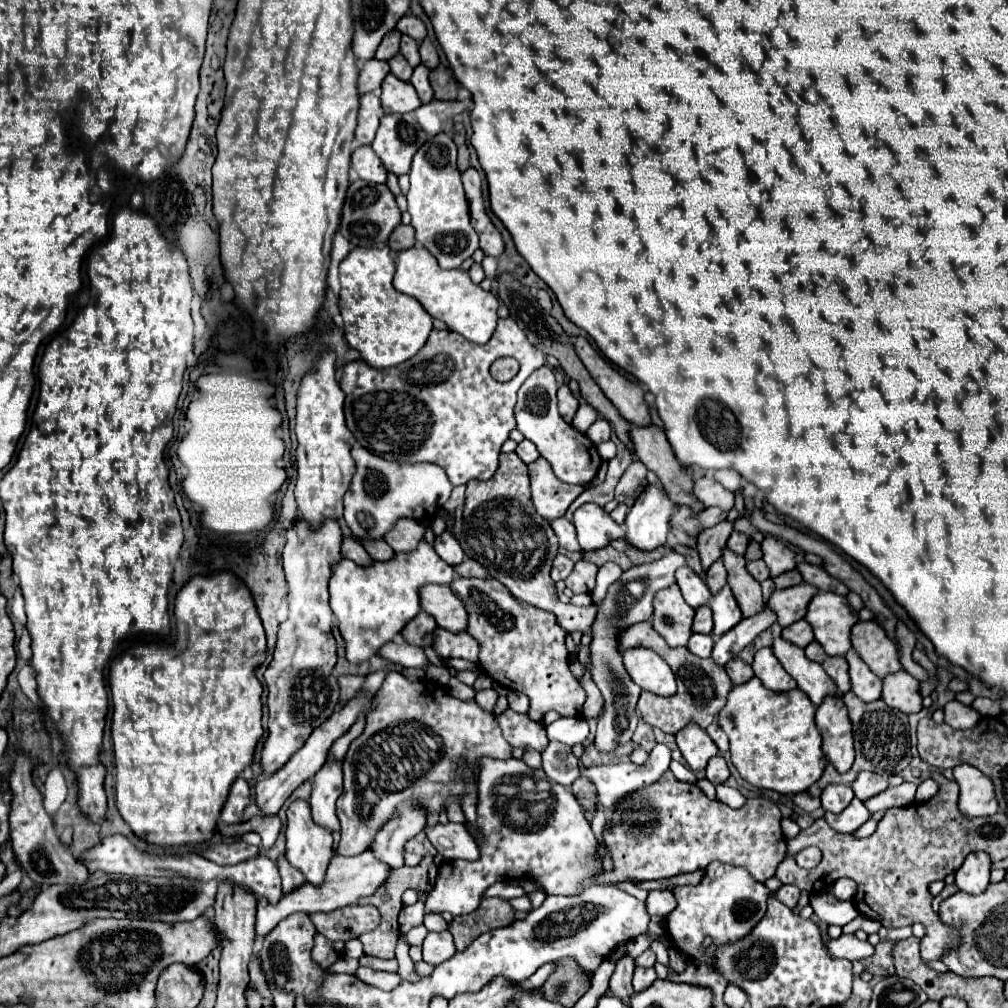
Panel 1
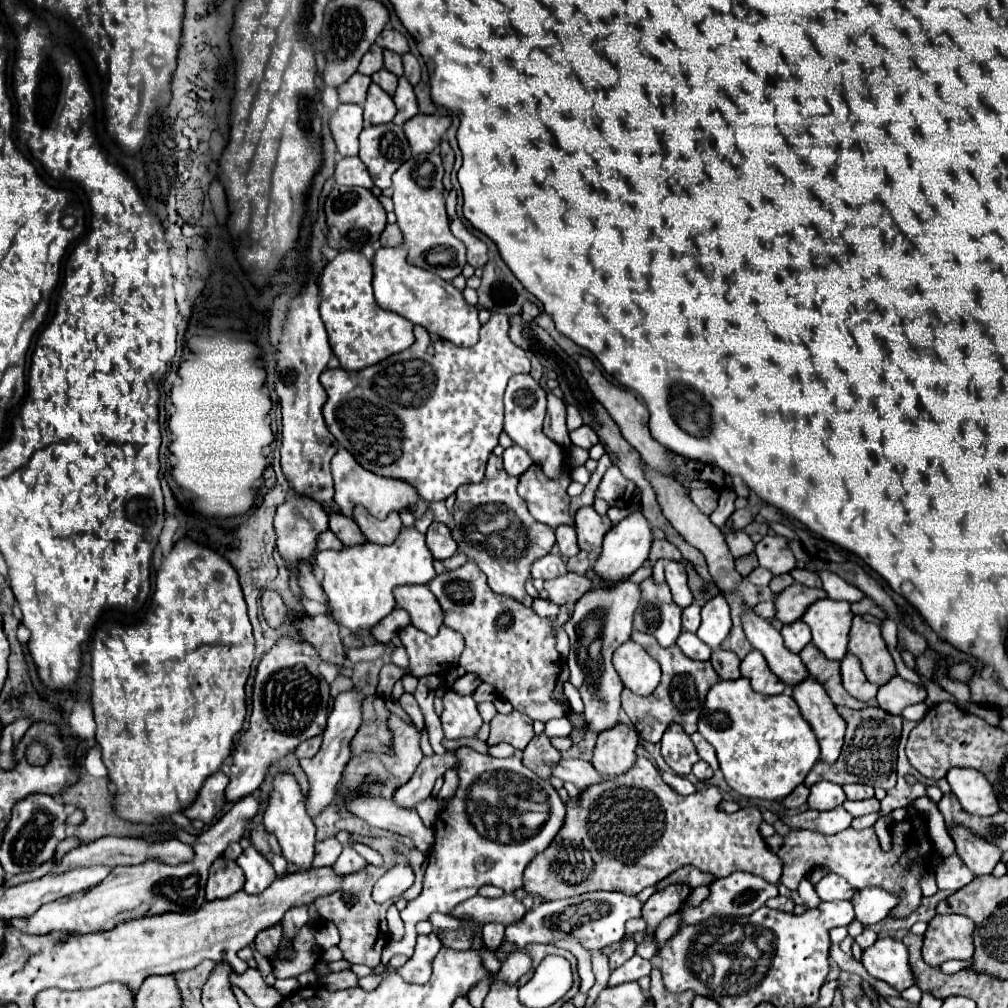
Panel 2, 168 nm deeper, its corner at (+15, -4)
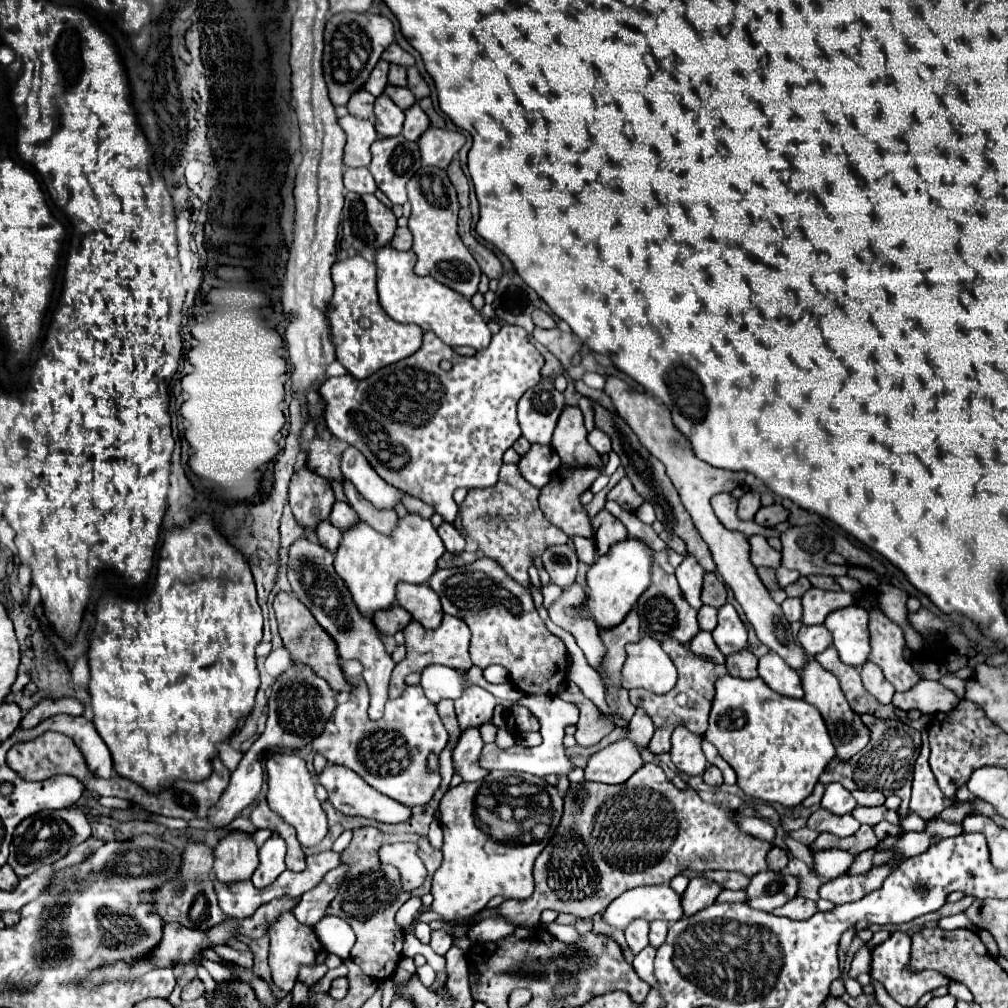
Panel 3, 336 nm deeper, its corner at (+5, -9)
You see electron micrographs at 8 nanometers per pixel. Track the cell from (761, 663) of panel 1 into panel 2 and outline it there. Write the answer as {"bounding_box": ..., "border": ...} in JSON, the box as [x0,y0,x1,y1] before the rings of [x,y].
{"bounding_box":[740,650,786,694],"border":[[[752,650],[740,664],[740,672],[744,678],[750,680],[752,690],[760,692],[760,694],[780,694],[786,690],[786,684],[772,674],[772,670],[768,668],[764,656],[758,650]]]}

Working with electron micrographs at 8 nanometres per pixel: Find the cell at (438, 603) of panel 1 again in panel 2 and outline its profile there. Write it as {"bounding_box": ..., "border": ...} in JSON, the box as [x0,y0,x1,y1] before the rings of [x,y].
{"bounding_box":[394,586,444,636],"border":[[[400,586],[394,590],[394,598],[396,606],[410,614],[412,626],[430,636],[438,634],[440,626],[444,624],[444,612],[428,586]]]}

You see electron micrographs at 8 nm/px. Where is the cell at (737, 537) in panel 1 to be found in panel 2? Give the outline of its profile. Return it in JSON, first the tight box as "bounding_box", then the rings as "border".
{"bounding_box":[726,530,754,558],"border":[[[742,530],[728,532],[726,534],[726,542],[728,542],[728,548],[730,548],[730,552],[732,552],[734,558],[740,558],[740,556],[750,554],[754,550],[754,542]]]}

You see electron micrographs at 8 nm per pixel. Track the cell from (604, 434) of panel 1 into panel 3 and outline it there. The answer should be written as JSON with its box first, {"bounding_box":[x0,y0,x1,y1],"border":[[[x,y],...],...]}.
{"bounding_box":[588,429,610,455],"border":[[[594,429],[594,431],[590,431],[588,433],[588,441],[590,441],[590,445],[600,453],[600,455],[604,455],[604,453],[610,453],[610,437],[604,433],[604,431],[600,431],[600,429]]]}

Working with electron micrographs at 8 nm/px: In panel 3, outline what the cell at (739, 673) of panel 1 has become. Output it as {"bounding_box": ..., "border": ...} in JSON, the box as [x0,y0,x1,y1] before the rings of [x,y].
{"bounding_box":[726,649,758,679],"border":[[[742,649],[740,653],[734,653],[734,655],[726,657],[726,669],[734,677],[754,679],[754,677],[758,677],[758,671],[756,671],[758,669],[758,659],[748,649]]]}

